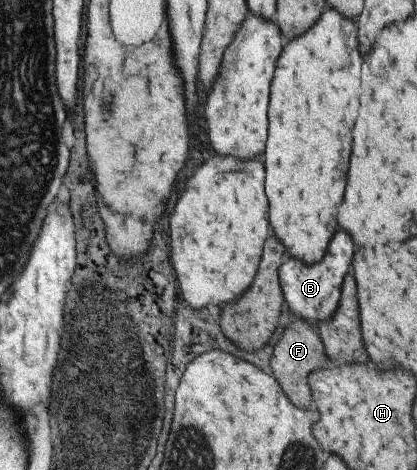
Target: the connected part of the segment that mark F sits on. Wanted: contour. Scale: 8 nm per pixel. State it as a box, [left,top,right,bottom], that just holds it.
[269,319,330,408]

